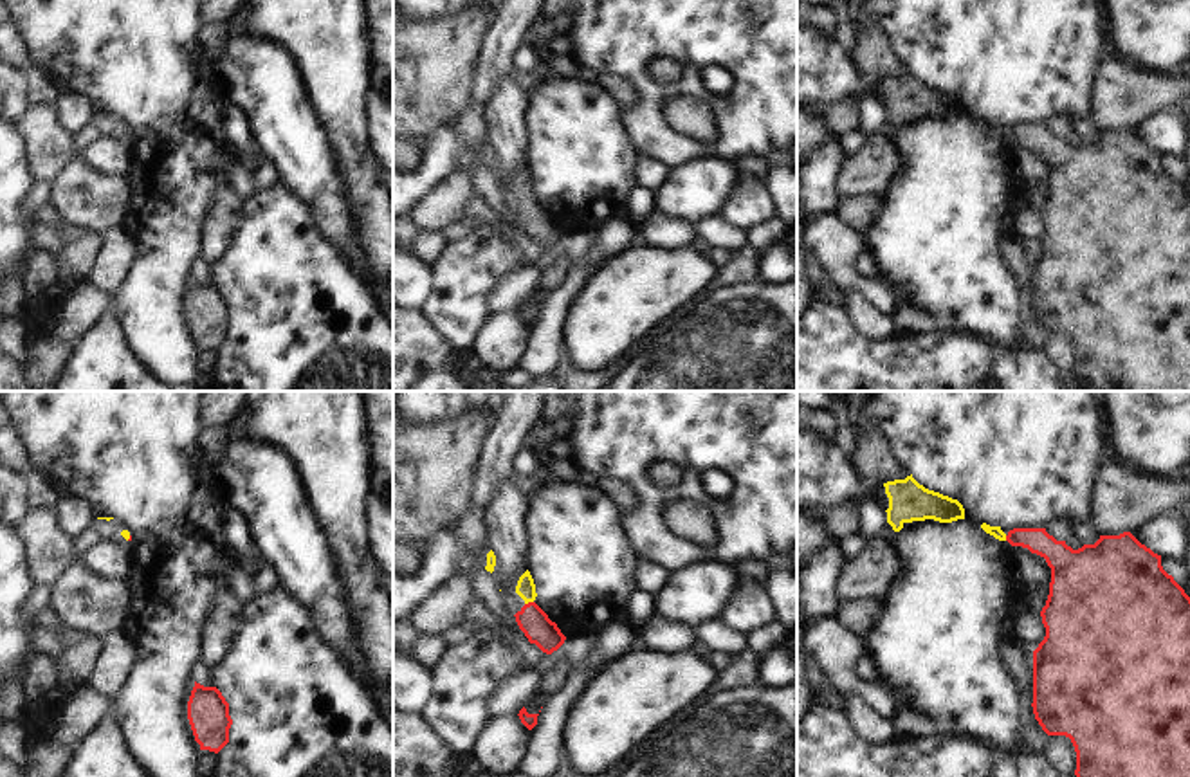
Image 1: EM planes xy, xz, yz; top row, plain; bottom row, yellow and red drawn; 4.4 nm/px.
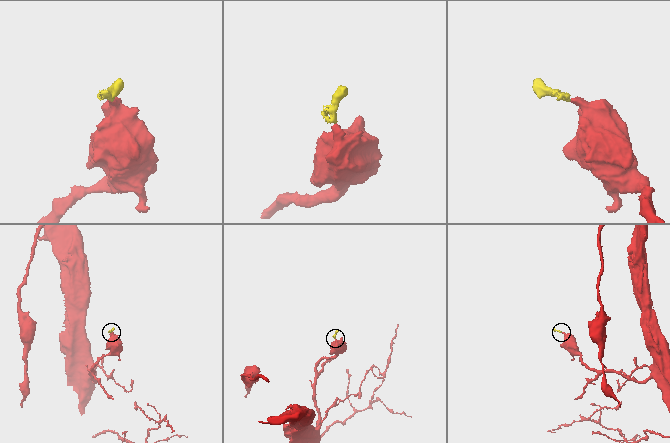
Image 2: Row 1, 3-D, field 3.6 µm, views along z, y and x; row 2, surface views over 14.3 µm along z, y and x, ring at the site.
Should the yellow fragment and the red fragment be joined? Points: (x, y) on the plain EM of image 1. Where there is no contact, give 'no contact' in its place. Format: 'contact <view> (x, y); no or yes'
contact xz (529, 197); yes

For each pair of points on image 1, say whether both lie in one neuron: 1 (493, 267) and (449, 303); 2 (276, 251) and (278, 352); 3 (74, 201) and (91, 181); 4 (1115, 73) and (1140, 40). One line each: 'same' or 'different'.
1: same
2: same
3: same
4: different

